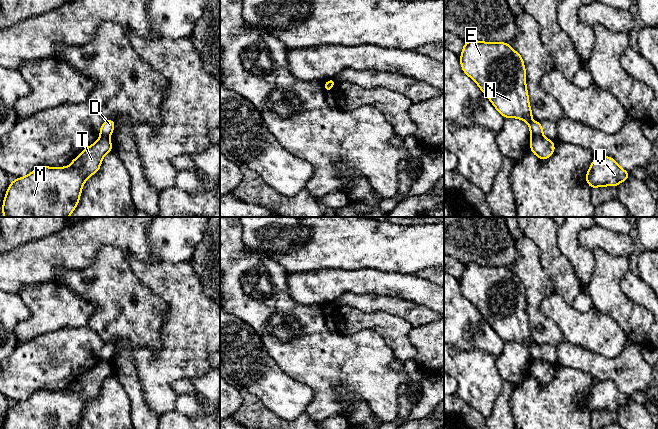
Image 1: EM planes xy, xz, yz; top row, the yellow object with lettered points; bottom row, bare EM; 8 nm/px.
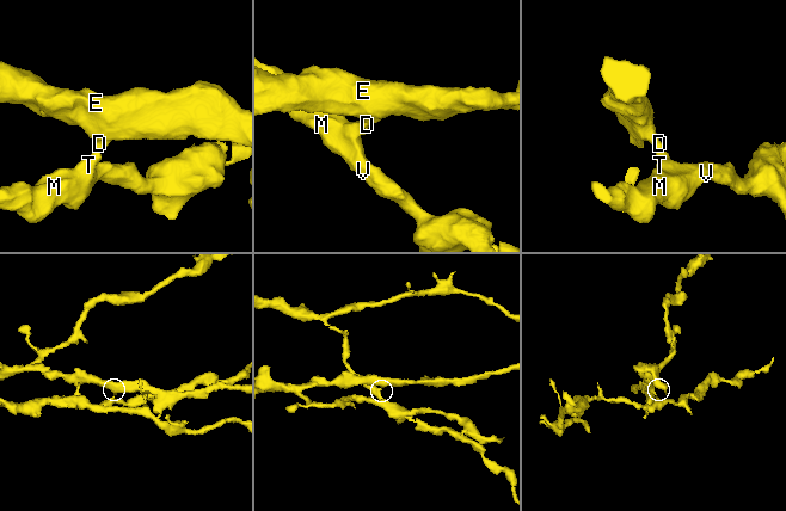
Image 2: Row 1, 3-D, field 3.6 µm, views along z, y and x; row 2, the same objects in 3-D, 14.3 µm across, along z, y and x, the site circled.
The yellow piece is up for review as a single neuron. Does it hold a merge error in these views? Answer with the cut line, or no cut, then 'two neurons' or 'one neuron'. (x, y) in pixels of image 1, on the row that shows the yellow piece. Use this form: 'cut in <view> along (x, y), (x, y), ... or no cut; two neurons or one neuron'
cut in yz along (540, 134), (531, 137); two neurons

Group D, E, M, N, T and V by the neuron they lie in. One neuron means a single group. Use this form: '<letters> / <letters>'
D E N / M T V

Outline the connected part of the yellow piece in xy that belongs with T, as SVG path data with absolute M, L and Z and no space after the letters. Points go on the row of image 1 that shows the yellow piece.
M109 137L98 140L68 167L37 167L29 175L14 179L9 185L2 205L4 217L69 217L78 205L85 181L99 171L103 157L113 151Z

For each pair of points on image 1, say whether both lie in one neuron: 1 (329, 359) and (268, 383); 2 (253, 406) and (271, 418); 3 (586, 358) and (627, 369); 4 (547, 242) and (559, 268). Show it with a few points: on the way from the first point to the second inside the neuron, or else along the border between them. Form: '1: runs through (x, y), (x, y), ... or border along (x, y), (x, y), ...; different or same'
1: border along (272, 357), (289, 376), (308, 386); different
2: runs through (257, 410), (267, 418); same
3: runs through (596, 365), (601, 368), (617, 369); same
4: runs through (548, 248), (553, 262); same

